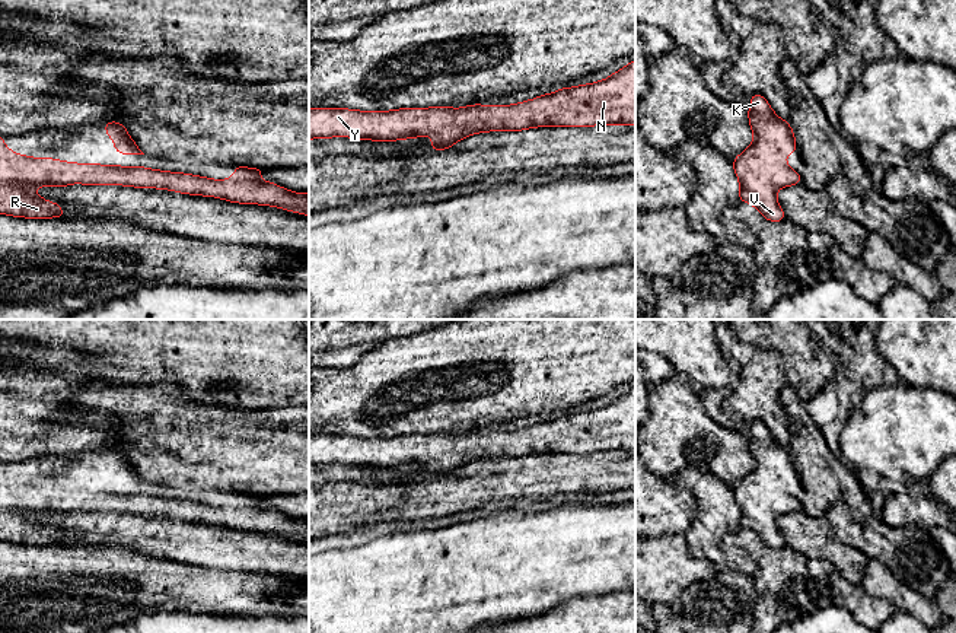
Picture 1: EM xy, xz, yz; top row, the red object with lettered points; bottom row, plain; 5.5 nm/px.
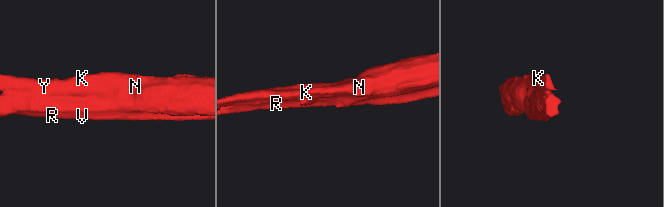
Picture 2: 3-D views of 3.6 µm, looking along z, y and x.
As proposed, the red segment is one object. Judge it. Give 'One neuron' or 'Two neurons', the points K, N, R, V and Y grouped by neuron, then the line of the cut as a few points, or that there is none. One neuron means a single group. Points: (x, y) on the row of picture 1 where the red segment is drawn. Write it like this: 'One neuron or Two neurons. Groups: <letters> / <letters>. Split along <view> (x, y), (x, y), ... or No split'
One neuron. Groups: K N R V Y. No split

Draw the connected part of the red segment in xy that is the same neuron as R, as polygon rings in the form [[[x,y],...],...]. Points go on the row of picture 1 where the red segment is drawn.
[[[0,136],[0,214],[28,219],[66,217],[61,206],[36,195],[36,187],[125,185],[261,204],[309,216],[309,194],[261,181],[264,169],[238,166],[229,179],[149,169],[144,166],[74,163],[13,153]]]

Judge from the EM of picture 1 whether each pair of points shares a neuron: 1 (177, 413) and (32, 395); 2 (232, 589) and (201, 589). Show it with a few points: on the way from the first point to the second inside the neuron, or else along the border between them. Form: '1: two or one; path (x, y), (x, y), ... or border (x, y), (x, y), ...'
1: two; border (85, 385), (76, 390), (70, 400), (72, 406)
2: one; path (225, 589), (209, 589)

